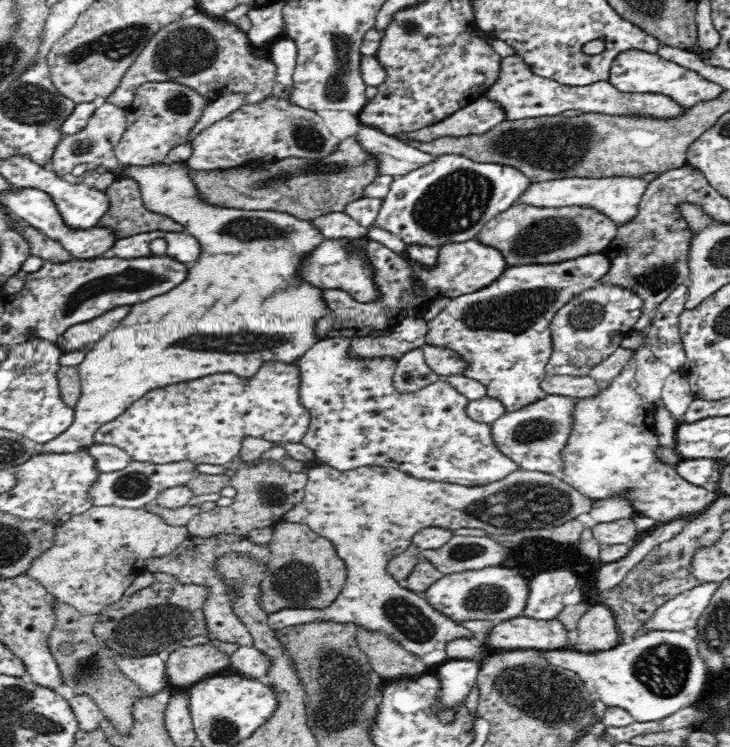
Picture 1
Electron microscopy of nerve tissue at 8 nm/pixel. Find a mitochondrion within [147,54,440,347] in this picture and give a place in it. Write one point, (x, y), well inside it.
(284, 177)

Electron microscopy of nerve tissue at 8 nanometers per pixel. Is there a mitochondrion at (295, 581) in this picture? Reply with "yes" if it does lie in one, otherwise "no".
yes

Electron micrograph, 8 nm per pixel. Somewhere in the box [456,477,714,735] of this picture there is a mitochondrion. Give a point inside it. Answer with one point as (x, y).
(553, 698)

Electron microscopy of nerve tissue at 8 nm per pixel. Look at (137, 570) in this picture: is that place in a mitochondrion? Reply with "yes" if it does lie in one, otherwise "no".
no

